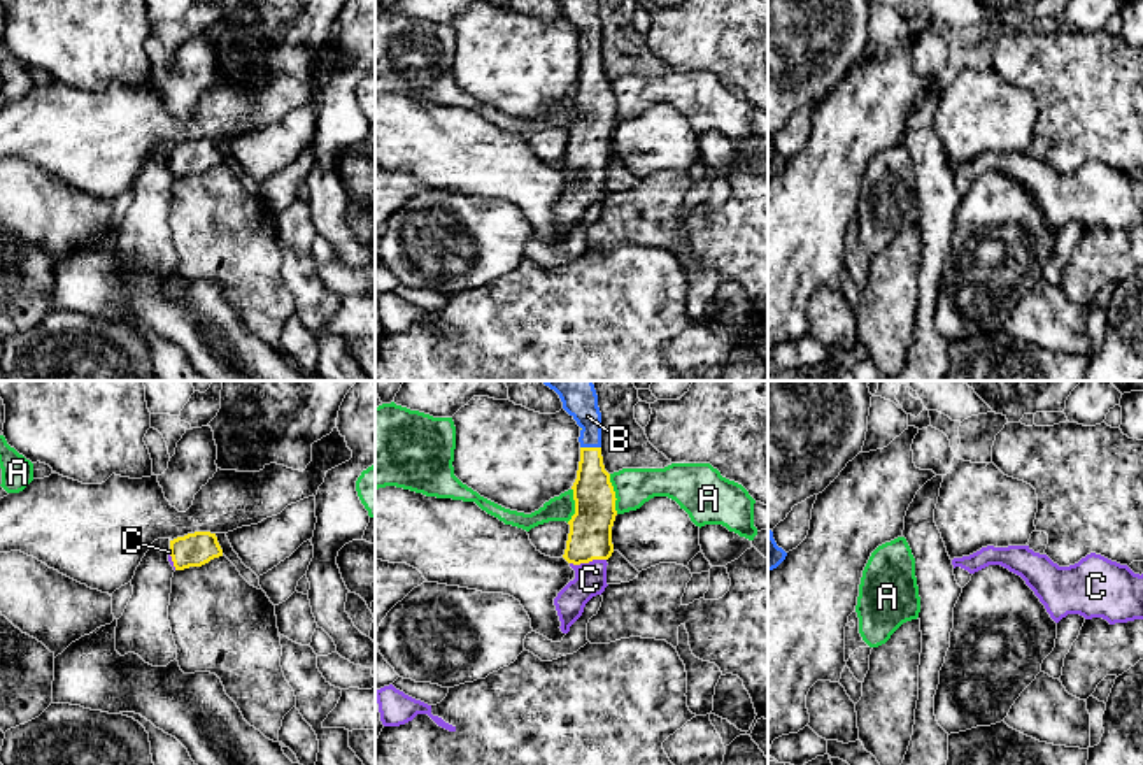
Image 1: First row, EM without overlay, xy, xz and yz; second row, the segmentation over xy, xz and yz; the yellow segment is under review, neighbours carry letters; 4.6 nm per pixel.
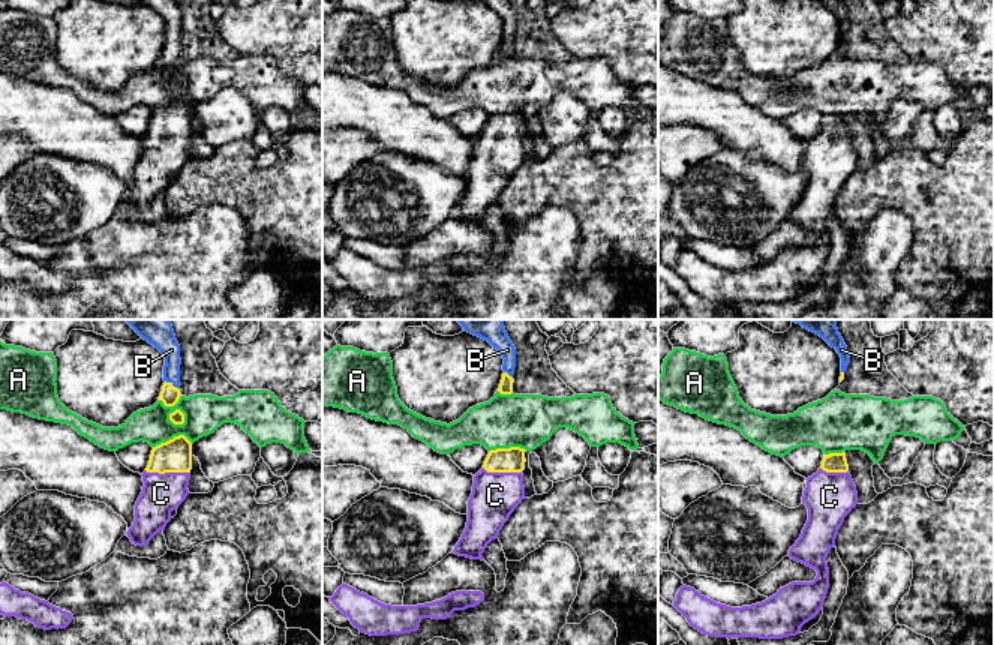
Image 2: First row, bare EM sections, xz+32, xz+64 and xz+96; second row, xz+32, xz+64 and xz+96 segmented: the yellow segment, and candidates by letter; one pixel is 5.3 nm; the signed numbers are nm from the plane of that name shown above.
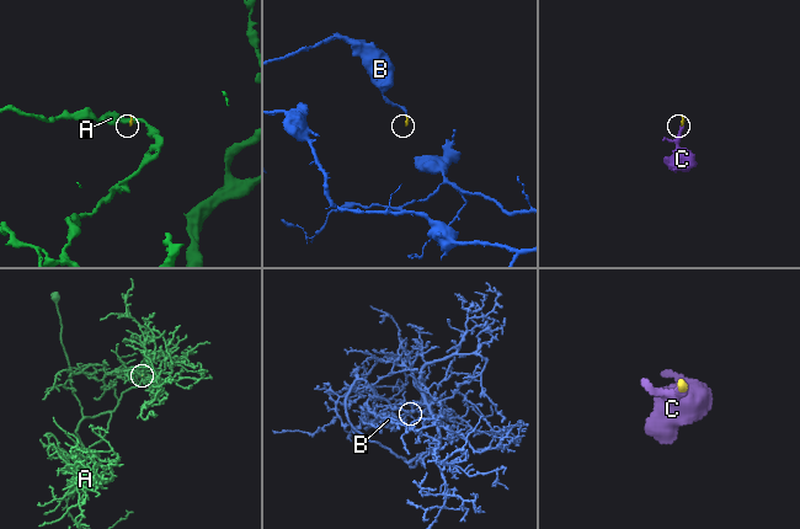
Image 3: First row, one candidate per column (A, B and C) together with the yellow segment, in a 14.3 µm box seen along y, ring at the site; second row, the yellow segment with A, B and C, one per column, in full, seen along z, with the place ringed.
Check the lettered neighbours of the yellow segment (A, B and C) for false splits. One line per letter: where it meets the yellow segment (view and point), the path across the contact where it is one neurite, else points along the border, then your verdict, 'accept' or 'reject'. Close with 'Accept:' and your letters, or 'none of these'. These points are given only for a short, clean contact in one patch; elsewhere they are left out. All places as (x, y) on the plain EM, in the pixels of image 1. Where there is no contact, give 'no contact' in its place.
A: contact xz (614, 100); border xz (609, 81), (617, 120); reject
B: contact xz (591, 55); way xz (595, 106), (591, 55), (589, 25), (584, 14); accept
C: contact xz (588, 169); way xz (589, 144), (588, 169), (589, 186); accept
Accept: B, C

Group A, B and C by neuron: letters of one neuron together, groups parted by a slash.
A / B C

